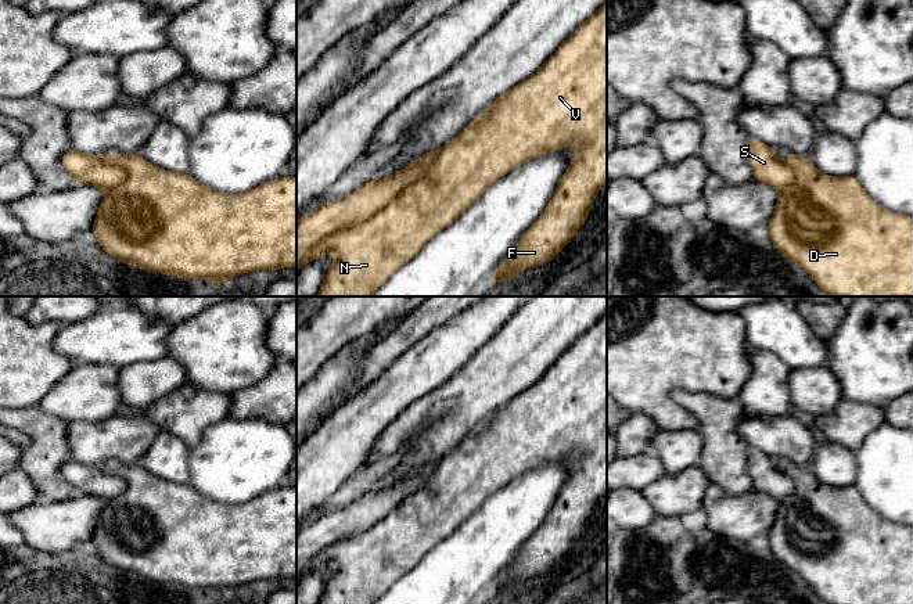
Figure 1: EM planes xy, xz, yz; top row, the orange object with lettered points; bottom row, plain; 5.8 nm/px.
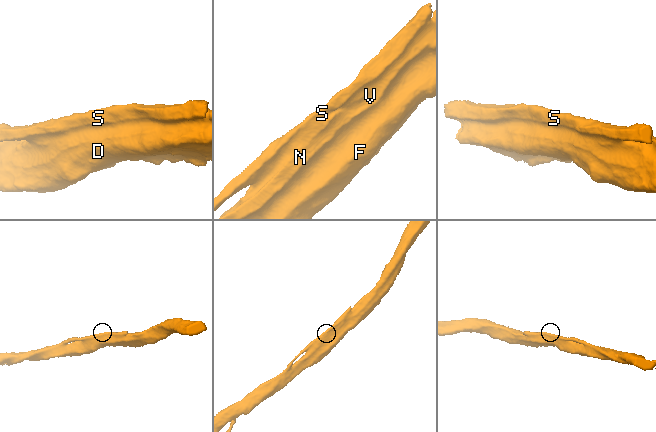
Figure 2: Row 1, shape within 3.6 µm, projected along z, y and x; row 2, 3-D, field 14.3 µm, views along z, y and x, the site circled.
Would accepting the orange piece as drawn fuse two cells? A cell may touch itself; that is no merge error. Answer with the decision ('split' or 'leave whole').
split

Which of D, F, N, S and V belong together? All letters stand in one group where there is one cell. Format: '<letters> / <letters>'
D F N V / S

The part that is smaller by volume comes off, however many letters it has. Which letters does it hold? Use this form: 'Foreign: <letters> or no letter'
Foreign: S

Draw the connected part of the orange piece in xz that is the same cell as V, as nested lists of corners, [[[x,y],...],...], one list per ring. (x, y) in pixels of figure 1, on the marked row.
[[[607,1],[579,25],[533,75],[502,94],[489,109],[446,143],[423,176],[405,186],[384,208],[367,219],[334,233],[309,251],[305,263],[328,252],[335,255],[316,296],[371,296],[438,231],[453,223],[490,184],[511,169],[546,152],[561,151],[572,141],[576,141],[579,147],[572,154],[567,173],[560,179],[551,201],[540,217],[522,234],[507,259],[495,270],[488,284],[504,283],[515,278],[525,269],[550,263],[582,227],[592,213],[599,190],[607,184]]]

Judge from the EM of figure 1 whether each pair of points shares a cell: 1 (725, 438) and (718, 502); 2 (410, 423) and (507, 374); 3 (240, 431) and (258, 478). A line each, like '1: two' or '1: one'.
1: two
2: one
3: one

